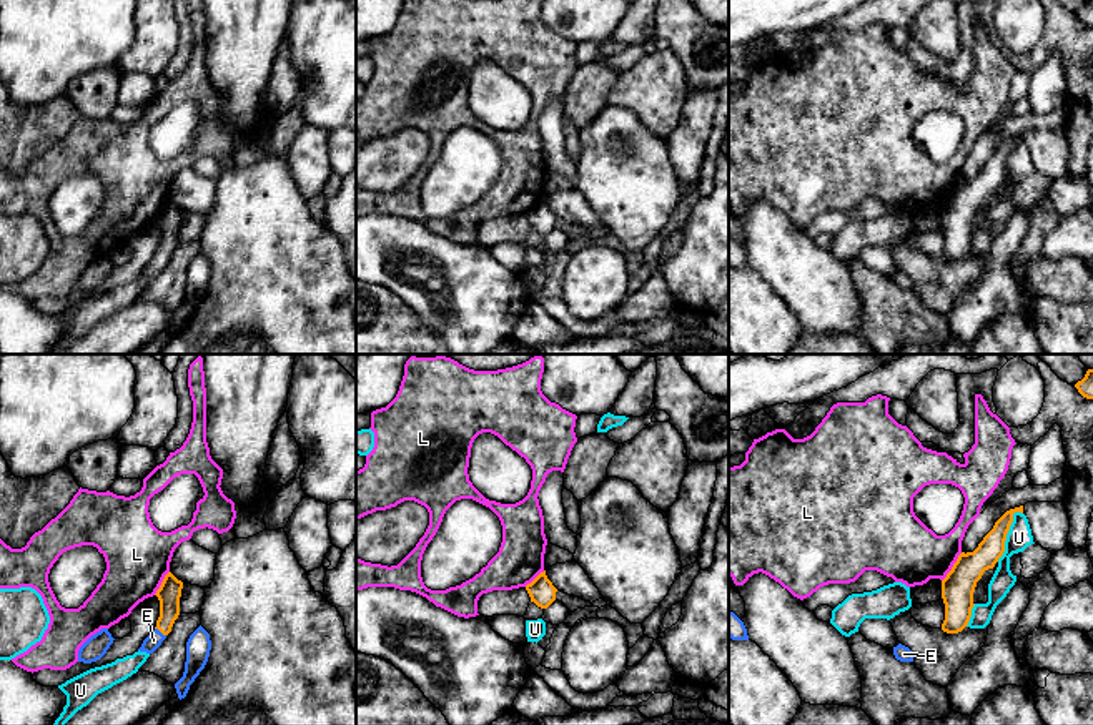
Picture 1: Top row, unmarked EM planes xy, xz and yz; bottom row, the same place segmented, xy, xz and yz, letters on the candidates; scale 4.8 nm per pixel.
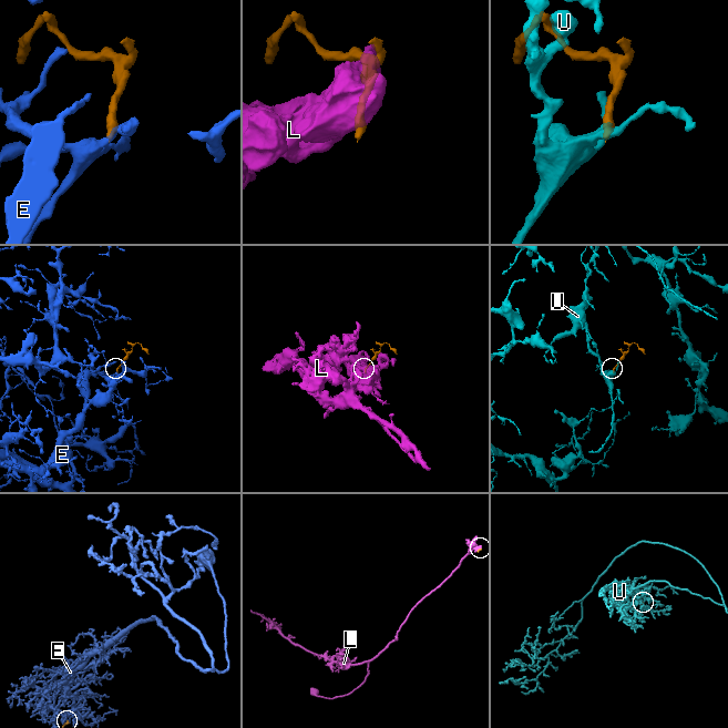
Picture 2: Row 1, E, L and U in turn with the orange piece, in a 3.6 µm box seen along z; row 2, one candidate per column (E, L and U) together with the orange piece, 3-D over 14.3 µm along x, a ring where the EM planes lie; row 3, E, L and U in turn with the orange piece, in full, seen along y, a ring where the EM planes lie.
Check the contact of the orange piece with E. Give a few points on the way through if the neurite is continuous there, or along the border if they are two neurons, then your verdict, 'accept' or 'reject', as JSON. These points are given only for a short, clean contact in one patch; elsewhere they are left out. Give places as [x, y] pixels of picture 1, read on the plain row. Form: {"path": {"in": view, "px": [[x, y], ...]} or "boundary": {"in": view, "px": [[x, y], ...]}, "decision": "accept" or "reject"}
{"path": {"in": "xy", "px": [[168, 221], [168, 243], [160, 258], [153, 268]]}, "decision": "accept"}

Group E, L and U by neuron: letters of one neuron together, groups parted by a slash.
E / L / U

